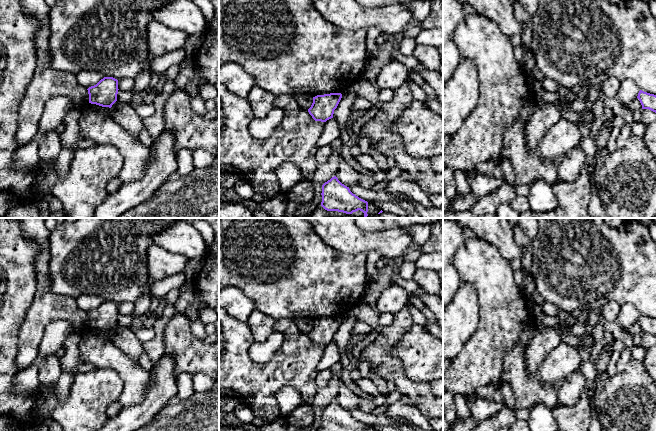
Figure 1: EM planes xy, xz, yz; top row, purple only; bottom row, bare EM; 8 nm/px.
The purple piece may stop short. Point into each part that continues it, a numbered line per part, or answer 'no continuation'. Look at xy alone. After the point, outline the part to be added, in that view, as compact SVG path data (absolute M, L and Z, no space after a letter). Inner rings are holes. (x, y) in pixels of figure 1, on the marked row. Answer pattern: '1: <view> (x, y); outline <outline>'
no continuation

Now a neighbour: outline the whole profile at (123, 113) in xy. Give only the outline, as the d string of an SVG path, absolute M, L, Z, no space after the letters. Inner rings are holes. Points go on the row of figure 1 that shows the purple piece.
M116 101L110 111L111 117L133 136L138 136L143 122L130 103Z

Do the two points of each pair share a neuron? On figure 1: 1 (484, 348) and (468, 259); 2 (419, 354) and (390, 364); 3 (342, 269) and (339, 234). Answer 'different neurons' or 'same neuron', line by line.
1: same neuron
2: different neurons
3: different neurons

